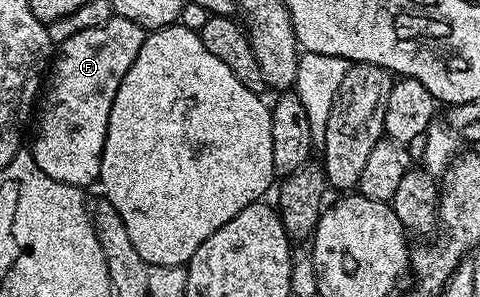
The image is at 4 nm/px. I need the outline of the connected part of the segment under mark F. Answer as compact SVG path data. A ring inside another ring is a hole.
M112 16L109 23L101 27L89 27L89 31L80 31L65 43L57 46L53 60L45 74L41 92L37 98L37 112L33 117L35 138L29 141L29 152L49 175L49 179L57 179L61 183L88 187L95 185L101 171L101 155L105 147L105 135L109 127L109 111L113 111L113 99L117 99L117 87L121 87L121 79L125 79L125 71L133 67L133 59L137 59L137 51L141 51L145 31L137 23L124 17Z

